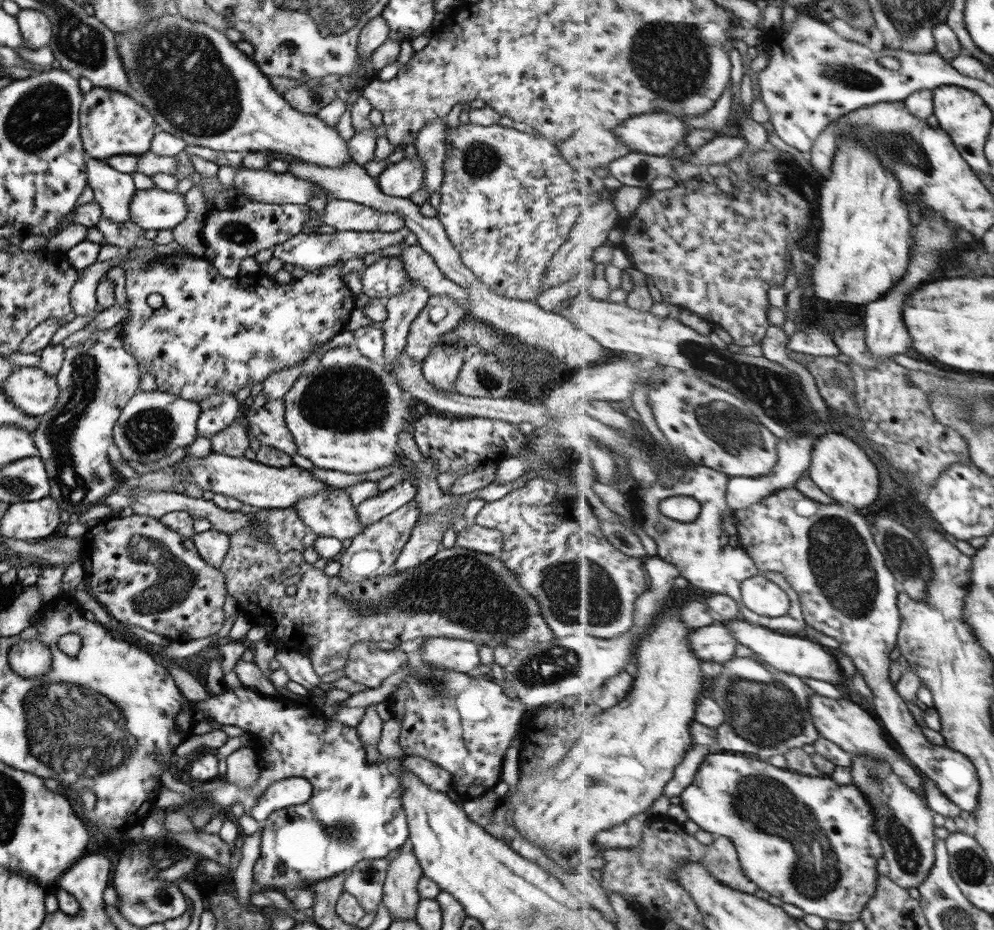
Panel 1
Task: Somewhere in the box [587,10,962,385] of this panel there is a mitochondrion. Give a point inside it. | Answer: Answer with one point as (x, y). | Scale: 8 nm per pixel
(669, 55)

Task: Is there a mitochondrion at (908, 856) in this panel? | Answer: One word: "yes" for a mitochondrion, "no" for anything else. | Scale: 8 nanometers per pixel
yes

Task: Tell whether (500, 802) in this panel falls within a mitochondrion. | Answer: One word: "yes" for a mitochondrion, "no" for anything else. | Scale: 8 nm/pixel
no

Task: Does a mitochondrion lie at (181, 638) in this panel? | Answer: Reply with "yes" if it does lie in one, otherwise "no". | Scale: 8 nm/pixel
no

